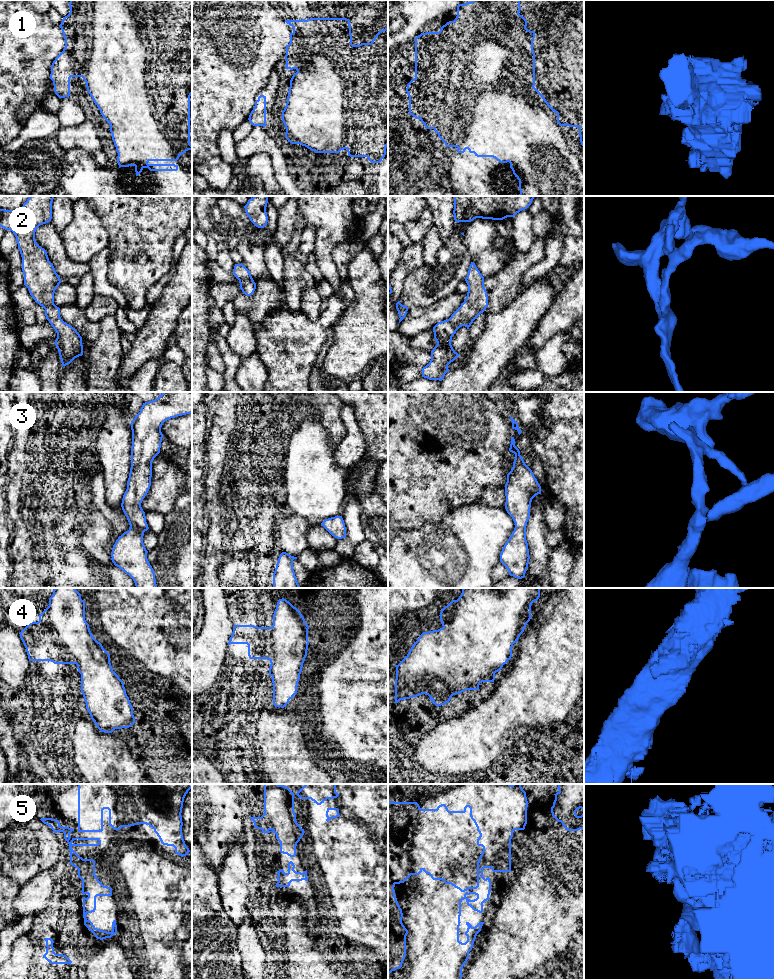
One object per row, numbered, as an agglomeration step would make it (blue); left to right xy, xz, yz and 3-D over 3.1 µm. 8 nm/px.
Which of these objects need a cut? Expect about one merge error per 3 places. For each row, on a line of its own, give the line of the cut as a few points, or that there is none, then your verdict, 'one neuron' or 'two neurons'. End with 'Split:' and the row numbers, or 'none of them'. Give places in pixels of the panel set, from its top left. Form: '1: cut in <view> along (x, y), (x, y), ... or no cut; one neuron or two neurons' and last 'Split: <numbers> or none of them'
1: no cut; one neuron
2: no cut; one neuron
3: no cut; one neuron
4: no cut; one neuron
5: cut in xy along (103, 885), (94, 885), (86, 893); two neurons
Split: 5

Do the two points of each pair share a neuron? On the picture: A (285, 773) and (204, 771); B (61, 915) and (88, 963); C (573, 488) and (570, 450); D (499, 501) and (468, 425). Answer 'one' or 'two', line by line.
A: two
B: one
C: one
D: two

